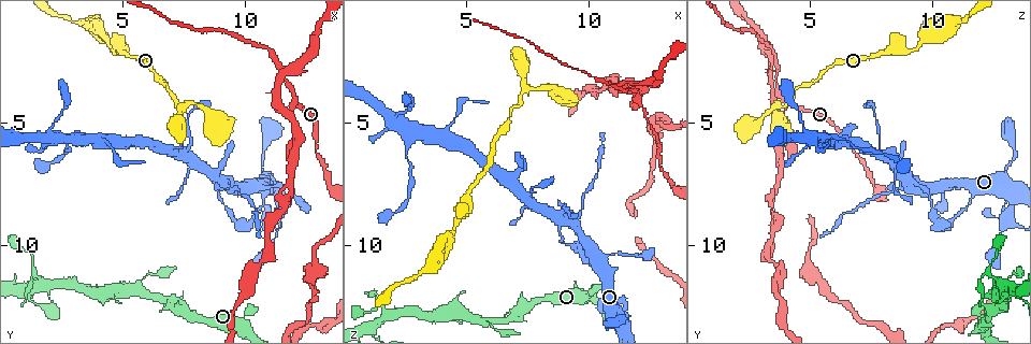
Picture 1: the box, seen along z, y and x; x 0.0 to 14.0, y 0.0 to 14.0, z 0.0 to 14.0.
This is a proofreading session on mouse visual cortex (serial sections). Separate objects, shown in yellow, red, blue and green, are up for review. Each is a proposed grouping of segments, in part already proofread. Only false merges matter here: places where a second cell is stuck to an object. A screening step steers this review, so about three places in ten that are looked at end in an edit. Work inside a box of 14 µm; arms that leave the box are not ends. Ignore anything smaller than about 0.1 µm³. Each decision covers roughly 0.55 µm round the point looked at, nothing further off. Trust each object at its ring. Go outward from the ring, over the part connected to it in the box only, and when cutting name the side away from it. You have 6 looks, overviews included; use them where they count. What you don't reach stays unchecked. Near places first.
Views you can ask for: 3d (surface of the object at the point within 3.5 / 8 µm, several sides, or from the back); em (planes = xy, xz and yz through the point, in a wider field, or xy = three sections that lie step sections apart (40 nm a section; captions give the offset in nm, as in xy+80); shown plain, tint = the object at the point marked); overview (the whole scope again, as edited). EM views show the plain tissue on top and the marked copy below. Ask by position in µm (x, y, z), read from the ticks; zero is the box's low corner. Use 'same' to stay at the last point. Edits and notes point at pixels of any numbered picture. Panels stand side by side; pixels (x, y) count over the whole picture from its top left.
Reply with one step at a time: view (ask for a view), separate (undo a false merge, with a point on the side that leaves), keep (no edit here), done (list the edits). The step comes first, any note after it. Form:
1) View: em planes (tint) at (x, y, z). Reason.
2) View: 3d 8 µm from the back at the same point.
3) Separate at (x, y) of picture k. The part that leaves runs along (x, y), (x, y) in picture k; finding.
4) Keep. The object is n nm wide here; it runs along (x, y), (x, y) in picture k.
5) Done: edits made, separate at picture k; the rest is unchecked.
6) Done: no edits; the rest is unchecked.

View: 3d 3.5 µm at (1.9, 11.5, 12.8).

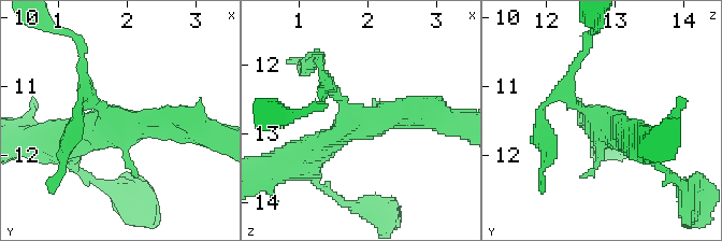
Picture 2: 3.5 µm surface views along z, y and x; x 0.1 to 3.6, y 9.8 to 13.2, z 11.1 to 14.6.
View: em xy step 3 (tint) at (1.90, 11.60, 12.80).

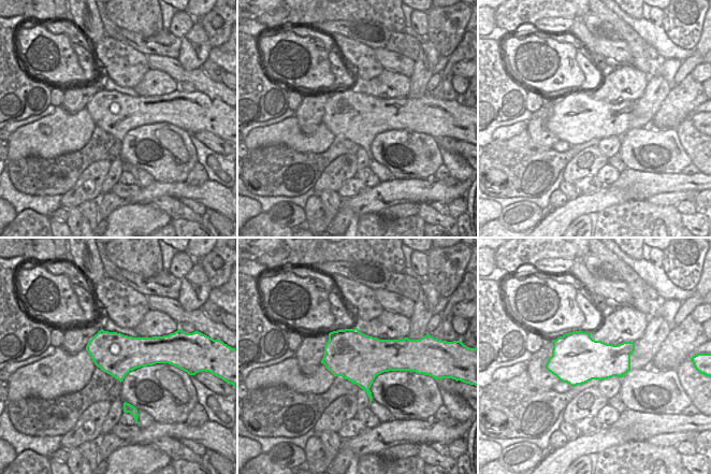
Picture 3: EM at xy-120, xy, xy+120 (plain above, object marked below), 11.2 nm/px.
Separate at (83, 70) of picture 2. The part that leaves runs along (97, 107), (80, 41), (57, 30) in picture 2; a second cell is stuck on.

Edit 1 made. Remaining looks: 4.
View: overview.

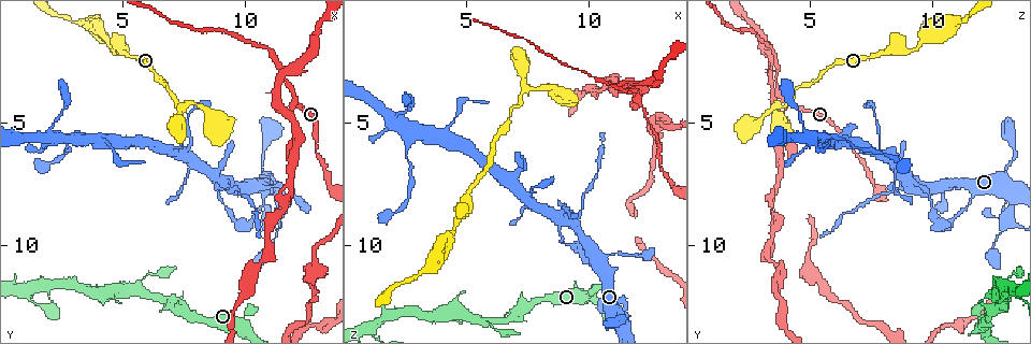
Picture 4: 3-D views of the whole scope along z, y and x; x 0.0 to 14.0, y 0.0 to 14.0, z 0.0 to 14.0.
View: 3d 3.5 µm at (9.4, 7.6, 9.1). A fork.

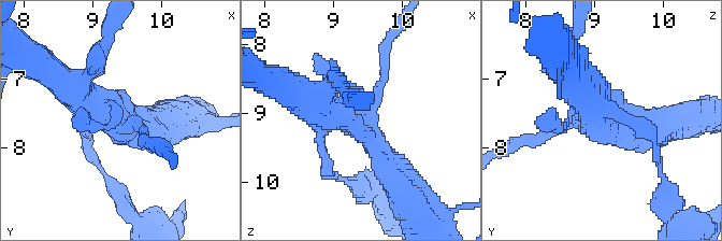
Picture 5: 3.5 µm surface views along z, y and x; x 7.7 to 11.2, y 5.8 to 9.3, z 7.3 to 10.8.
View: em xy step 1 (tint) at (9.40, 7.65, 9.15). Now the EM.

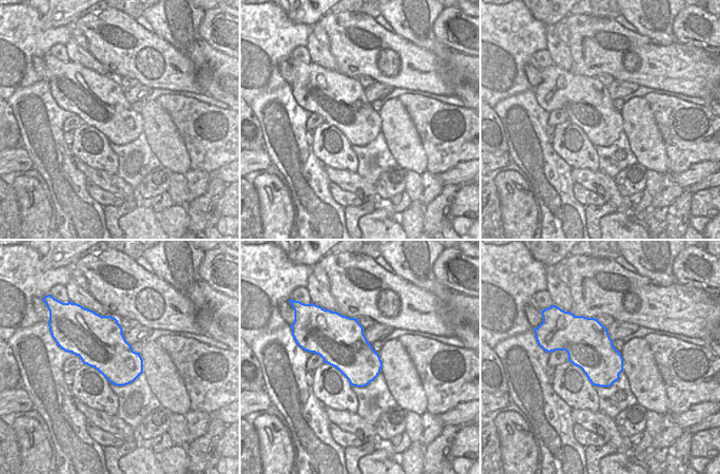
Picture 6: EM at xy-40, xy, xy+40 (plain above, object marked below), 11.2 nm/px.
Keep. The object is 500 nm wide here; it runs along (395, 183), (370, 133), (306, 98) in picture 5; all the same cell.

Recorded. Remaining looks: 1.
View: 3d 3.5 µm at (4.5, 2.0, 9.4). Sharp bend.

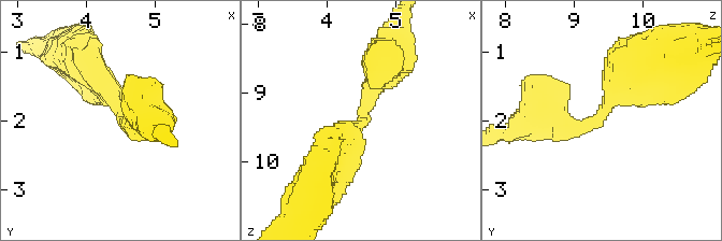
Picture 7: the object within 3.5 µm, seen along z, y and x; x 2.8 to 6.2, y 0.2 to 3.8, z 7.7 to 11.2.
Keep. It runs along (386, 58), (363, 122), (327, 155) in picture 7; one cell here.

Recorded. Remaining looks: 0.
Done: edits made, separate at picture 2; the rest is unchecked.

